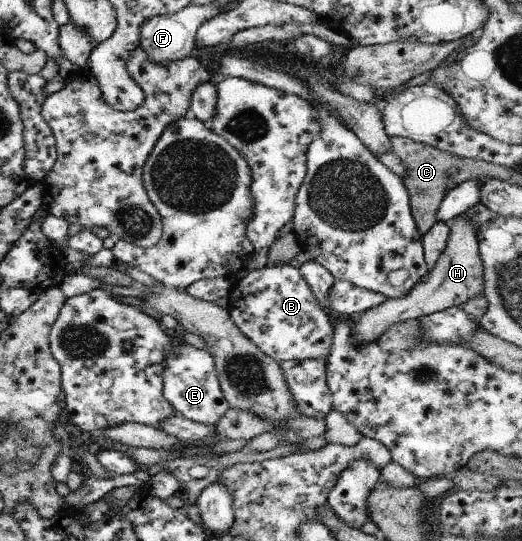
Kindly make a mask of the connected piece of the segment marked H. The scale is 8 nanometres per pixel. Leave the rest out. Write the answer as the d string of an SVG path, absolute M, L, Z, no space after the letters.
M462 214L447 222L450 235L445 250L439 255L435 266L424 281L416 284L404 297L387 299L376 307L356 316L352 324L352 333L358 345L376 341L387 327L418 319L448 308L460 307L469 299L481 295L484 289L484 266L480 257L477 230L468 217Z

